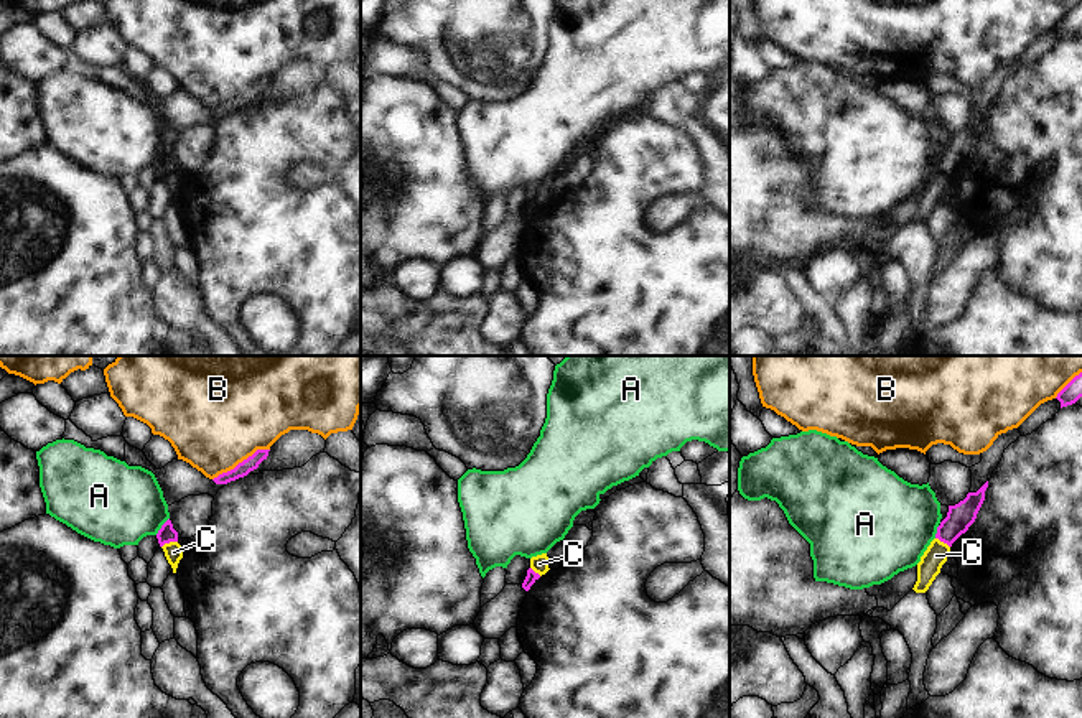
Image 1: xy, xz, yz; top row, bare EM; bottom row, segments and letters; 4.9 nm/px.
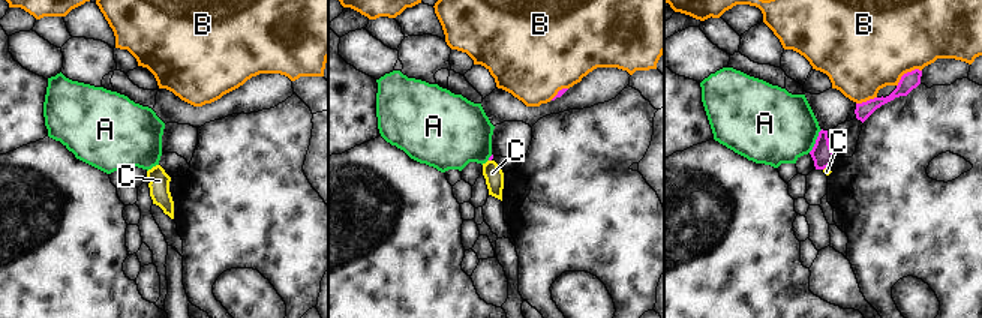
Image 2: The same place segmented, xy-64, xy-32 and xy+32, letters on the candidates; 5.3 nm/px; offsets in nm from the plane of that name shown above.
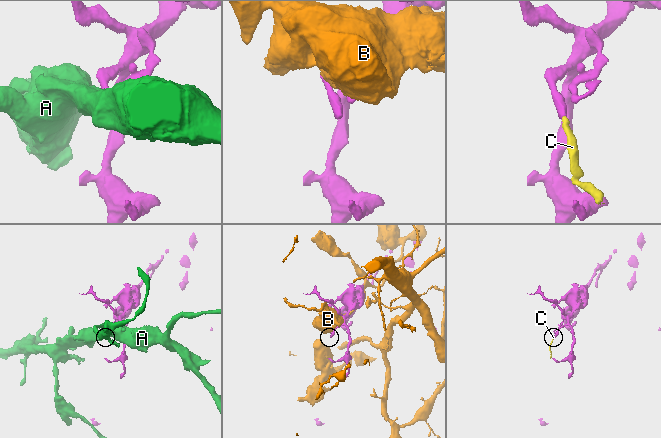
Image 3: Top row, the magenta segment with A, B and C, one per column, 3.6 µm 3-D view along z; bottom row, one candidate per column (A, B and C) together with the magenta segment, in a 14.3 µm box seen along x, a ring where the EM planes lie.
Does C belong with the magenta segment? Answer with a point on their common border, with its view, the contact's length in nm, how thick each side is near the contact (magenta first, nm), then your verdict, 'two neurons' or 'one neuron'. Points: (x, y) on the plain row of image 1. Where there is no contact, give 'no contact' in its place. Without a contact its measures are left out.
xy (168, 173) | 90 nm | 90/90 nm | two neurons

